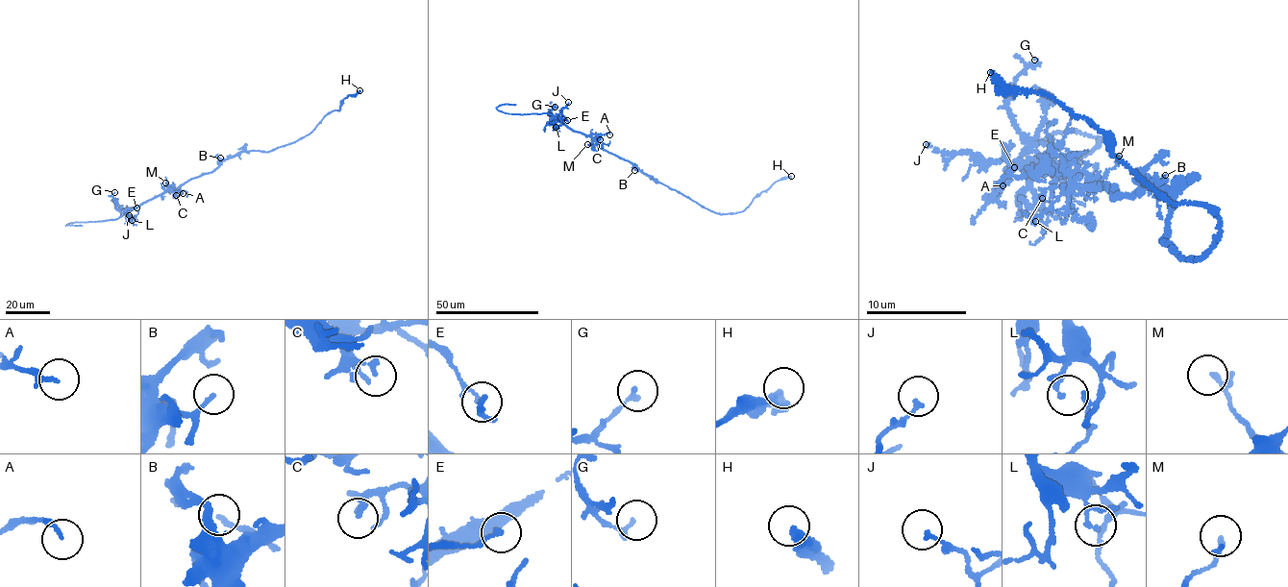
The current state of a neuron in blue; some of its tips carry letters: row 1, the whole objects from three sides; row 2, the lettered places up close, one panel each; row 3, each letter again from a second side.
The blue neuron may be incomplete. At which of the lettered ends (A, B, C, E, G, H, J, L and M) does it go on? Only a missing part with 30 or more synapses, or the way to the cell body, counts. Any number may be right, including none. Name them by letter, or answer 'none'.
none

